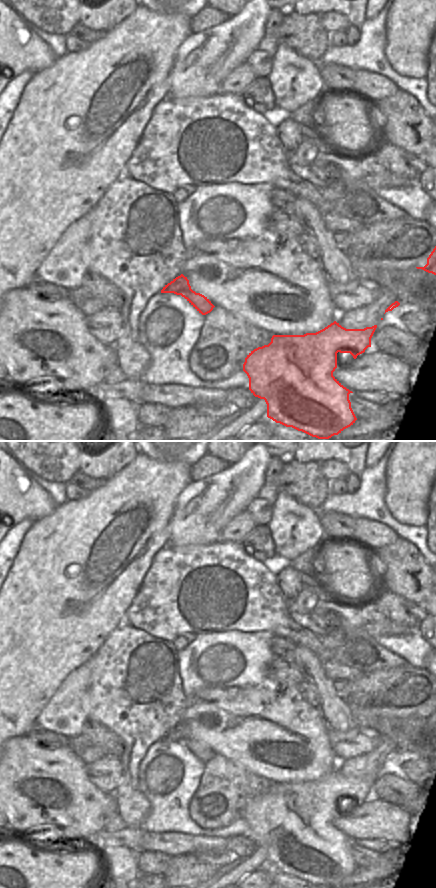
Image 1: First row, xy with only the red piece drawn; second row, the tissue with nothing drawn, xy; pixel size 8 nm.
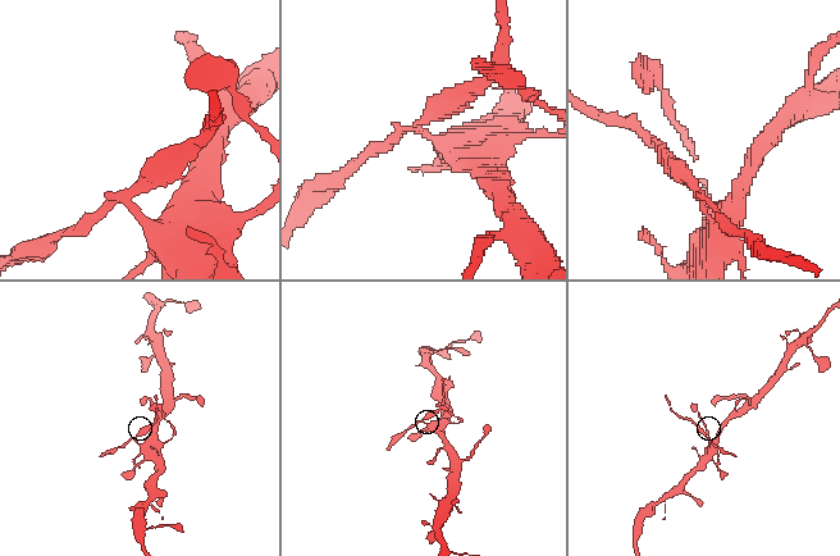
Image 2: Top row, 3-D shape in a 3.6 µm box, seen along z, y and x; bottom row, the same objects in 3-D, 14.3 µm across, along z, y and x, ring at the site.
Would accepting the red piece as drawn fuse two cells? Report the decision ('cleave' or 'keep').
cleave

